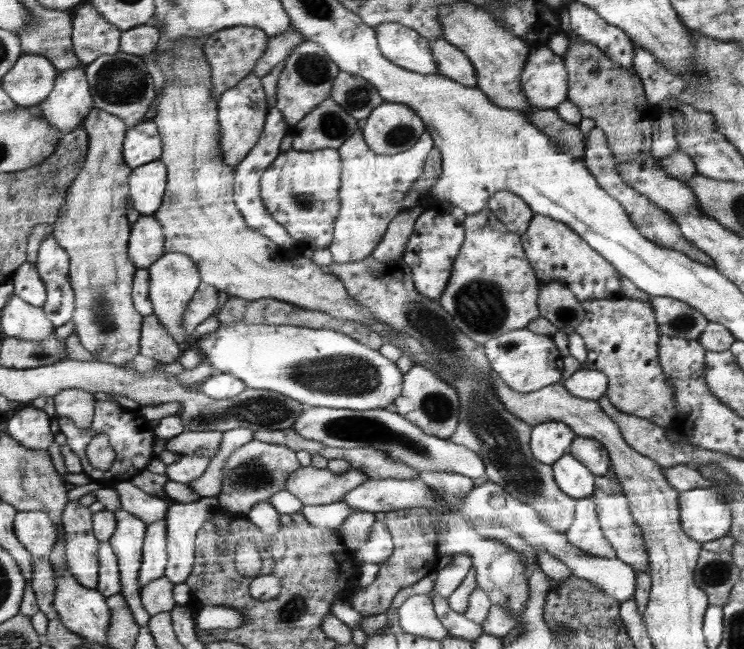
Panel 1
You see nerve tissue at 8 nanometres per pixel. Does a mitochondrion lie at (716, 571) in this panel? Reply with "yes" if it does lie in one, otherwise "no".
yes

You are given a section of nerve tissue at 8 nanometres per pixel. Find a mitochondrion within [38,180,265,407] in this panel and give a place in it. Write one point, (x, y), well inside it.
(103, 313)

